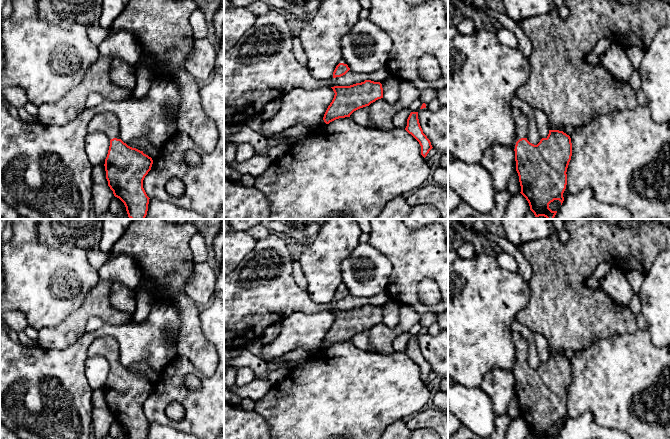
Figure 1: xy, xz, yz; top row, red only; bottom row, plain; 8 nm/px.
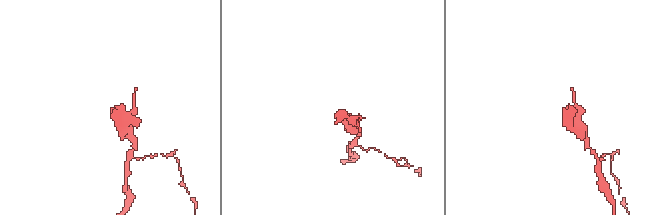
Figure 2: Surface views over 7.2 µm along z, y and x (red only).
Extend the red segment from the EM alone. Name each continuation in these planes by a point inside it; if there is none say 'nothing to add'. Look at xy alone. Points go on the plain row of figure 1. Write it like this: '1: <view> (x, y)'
1: xy (107, 347)

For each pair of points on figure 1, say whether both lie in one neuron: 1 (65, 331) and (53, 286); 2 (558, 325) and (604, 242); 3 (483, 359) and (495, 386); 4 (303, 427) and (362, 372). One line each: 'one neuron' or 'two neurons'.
1: two neurons
2: one neuron
3: two neurons
4: one neuron

